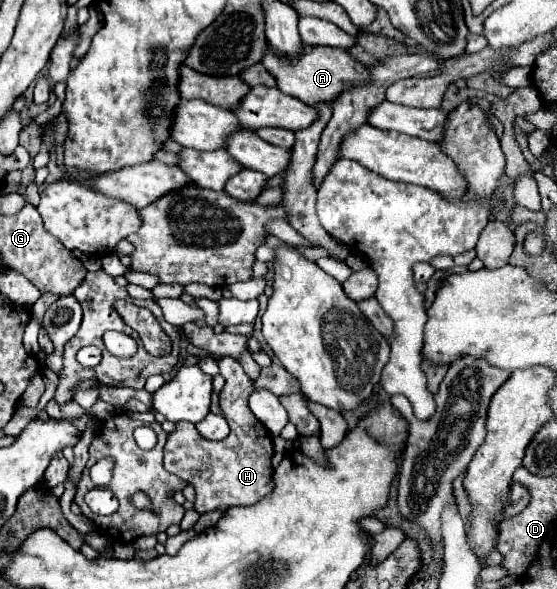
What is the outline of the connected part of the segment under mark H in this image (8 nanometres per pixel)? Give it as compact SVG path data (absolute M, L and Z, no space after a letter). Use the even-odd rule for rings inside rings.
M230 357L220 359L218 367L220 375L226 379L218 401L220 411L228 419L230 435L222 441L208 441L192 423L180 421L176 423L176 429L168 433L168 441L164 445L166 471L188 481L196 489L194 509L200 515L216 509L224 511L230 505L252 505L272 489L272 437L248 407L248 397L254 391L254 383L244 373L242 365Z

